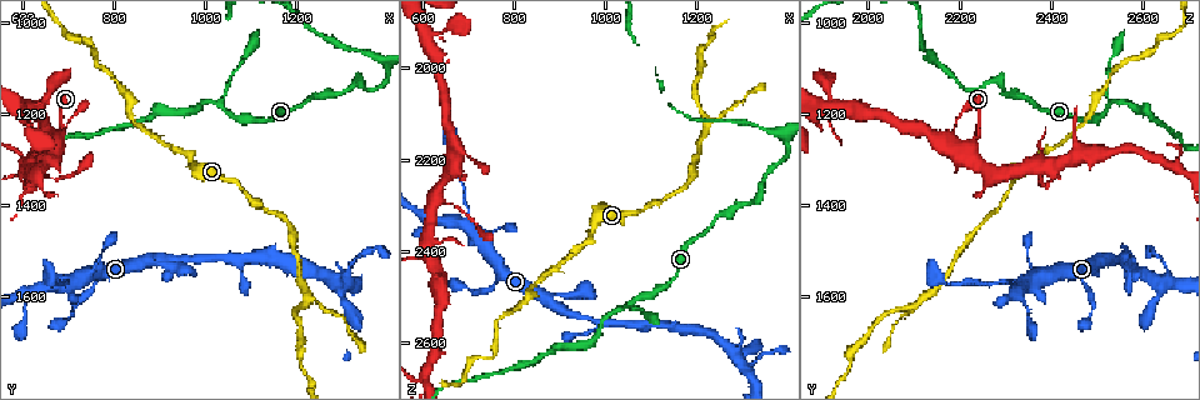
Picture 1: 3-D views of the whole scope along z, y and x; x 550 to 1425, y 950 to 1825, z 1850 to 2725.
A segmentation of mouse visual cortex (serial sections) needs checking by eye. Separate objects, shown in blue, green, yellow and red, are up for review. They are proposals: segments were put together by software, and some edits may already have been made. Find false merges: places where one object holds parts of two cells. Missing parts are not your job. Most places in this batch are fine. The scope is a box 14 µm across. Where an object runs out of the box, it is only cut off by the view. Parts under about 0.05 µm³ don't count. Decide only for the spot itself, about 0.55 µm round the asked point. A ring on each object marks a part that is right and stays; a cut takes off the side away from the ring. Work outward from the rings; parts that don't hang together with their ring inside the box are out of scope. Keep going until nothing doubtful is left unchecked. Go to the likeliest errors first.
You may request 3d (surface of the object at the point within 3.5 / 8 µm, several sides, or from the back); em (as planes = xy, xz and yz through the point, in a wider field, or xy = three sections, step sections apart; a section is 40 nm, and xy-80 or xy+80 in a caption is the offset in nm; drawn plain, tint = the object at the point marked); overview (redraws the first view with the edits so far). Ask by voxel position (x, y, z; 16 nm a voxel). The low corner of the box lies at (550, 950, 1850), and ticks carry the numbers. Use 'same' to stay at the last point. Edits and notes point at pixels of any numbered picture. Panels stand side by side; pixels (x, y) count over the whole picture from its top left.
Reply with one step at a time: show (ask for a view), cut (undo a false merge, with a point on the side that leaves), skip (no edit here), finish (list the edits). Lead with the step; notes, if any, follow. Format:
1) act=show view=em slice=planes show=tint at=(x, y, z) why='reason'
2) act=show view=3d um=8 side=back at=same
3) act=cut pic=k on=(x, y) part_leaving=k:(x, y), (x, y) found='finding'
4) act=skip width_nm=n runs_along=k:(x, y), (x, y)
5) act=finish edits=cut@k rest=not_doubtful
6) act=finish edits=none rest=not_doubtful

act=show view=3d um=3.5 side=back at=(1220, 1605, 2120) why='branch point'

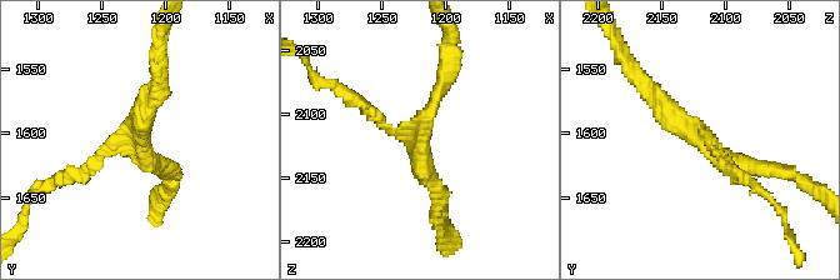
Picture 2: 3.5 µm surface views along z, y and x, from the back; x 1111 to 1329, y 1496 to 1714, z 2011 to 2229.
act=show view=em slice=xy step=5 show=tint at=(1220, 1604, 2120) arms=3 arm_widths_nm=100,200,200 why='need the tissue'

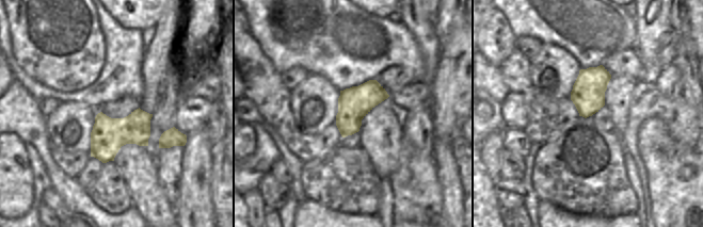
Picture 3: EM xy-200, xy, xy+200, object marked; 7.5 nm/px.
act=skip runs_along=2:(640, 83), (720, 159), (765, 168) found='one cell here'

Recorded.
act=show view=3d um=3.5 at=(1030, 1175, 2530) why='arms part here'

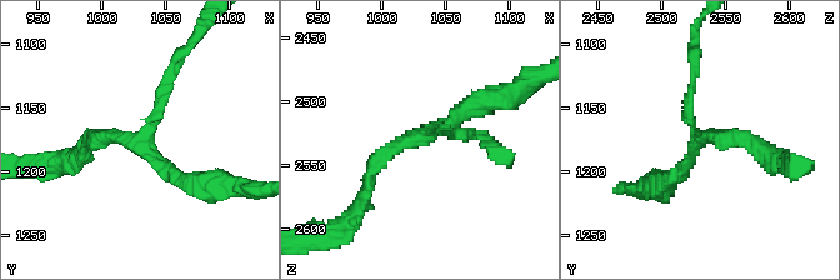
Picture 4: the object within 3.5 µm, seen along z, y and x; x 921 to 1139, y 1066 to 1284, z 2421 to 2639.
act=skip arm_widths_nm=100,200,200 runs_along=4:(479, 103), (390, 150), (364, 195) found='continuous, no second cell'

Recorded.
act=show view=3d um=8 at=(755, 1050, 2630) why='abrupt turn'

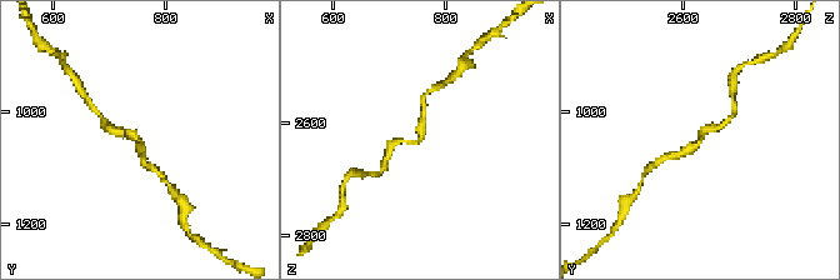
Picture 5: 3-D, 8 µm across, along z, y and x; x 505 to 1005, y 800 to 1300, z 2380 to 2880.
act=show view=em slice=xy step=1 show=tint at=(755, 1045, 2630) arm_widths_nm=200,200

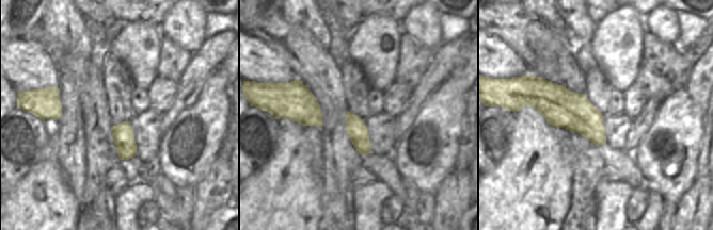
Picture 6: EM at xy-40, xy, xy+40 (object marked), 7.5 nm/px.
act=skip runs_along=5:(423, 114), (420, 140), (396, 141), (390, 151) found='one cell here'

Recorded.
act=finish edits=none rest=not_doubtful

